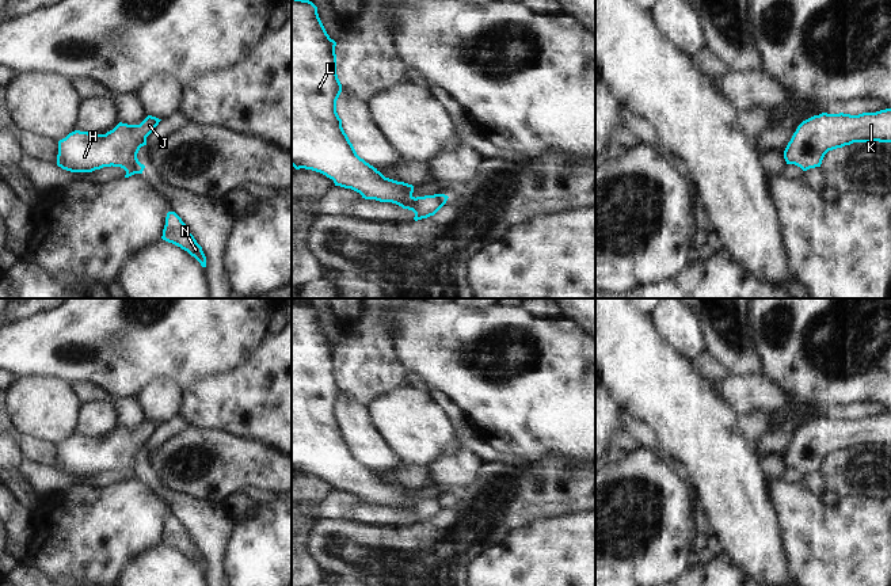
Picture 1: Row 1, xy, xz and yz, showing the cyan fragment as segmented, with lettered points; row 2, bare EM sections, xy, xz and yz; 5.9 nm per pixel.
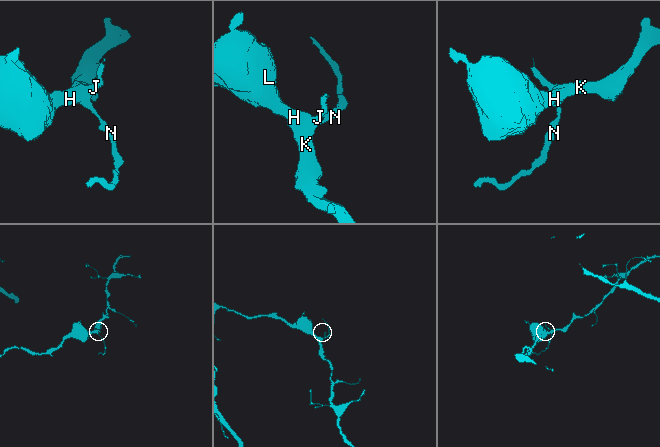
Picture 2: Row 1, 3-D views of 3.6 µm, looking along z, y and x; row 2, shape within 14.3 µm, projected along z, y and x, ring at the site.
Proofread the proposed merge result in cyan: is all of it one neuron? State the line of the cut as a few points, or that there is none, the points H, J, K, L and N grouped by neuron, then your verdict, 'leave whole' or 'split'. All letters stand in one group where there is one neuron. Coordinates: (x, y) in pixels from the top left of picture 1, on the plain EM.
no cut | H J K L N | leave whole

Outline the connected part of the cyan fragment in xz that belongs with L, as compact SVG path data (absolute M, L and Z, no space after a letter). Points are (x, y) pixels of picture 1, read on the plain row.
M292 300L292 469L320 476L335 490L351 492L365 503L392 506L415 517L414 524L434 520L448 505L445 498L414 501L414 490L385 482L361 463L342 431L336 404L342 388L336 378L336 346L327 338L317 311Z

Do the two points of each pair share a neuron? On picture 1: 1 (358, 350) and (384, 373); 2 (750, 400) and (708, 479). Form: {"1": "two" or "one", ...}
{"1": "one", "2": "two"}

